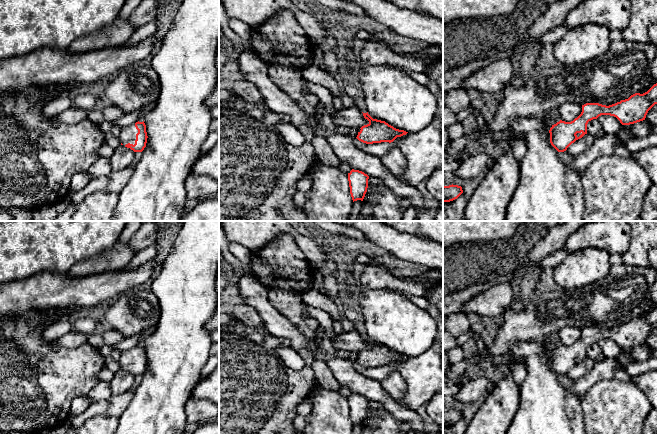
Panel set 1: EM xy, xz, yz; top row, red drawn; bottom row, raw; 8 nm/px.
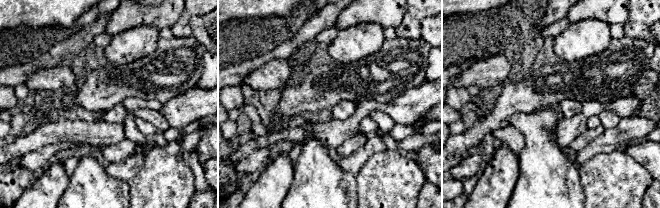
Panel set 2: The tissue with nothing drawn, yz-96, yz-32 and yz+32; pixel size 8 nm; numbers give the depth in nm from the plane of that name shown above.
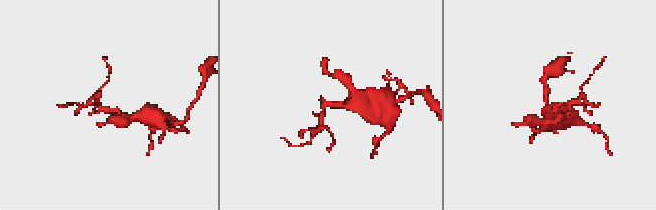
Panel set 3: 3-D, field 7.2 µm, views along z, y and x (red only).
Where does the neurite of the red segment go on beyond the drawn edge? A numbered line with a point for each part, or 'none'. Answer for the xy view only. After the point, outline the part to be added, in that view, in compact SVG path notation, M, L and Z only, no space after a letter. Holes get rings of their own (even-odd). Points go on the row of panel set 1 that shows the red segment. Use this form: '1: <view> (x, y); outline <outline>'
1: xy (127, 135); outline M132 124L127 127L121 128L119 140L125 146L126 144L135 144L136 140L136 134L138 133L138 130L135 127L135 124Z

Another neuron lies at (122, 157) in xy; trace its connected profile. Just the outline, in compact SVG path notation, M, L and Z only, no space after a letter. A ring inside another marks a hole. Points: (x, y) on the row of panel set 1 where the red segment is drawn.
M123 145L114 149L113 155L110 157L112 172L117 172L131 166L135 153Z

